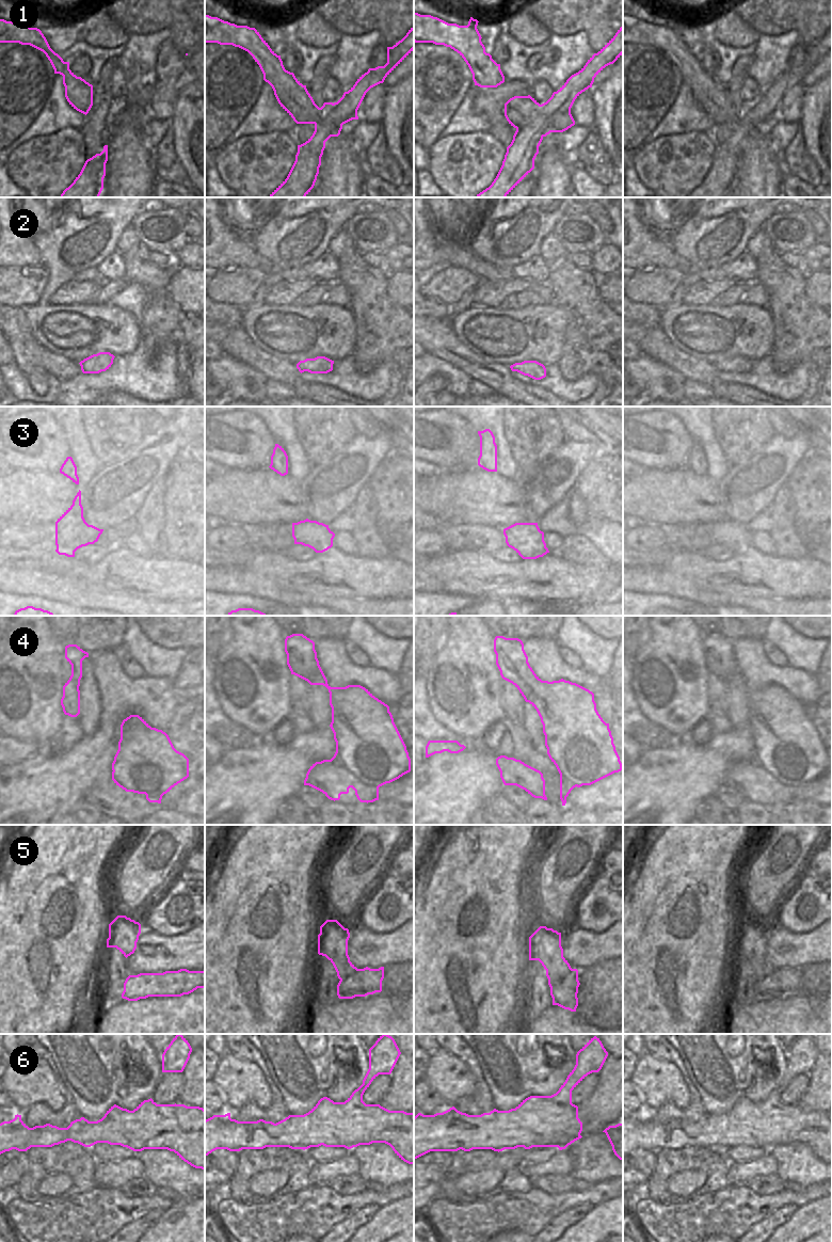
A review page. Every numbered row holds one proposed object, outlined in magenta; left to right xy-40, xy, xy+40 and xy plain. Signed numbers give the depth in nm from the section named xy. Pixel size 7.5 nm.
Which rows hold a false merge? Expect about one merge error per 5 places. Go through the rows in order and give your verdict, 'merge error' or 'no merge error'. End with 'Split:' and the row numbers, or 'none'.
1: merge error
2: no merge error
3: no merge error
4: merge error
5: merge error
6: no merge error
Split: 1, 4, 5

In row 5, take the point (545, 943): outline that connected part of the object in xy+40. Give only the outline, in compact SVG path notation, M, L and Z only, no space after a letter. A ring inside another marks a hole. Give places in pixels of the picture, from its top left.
M540 926L529 937L529 960L539 960L546 970L553 1005L576 1012L578 988L562 984L572 972L572 968L563 957L561 933Z

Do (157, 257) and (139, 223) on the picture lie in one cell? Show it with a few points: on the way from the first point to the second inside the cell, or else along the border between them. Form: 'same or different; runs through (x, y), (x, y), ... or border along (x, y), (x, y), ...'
different; border along (149, 251), (169, 253), (172, 256)

